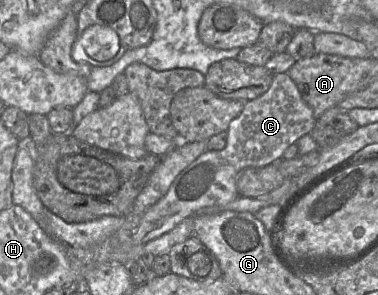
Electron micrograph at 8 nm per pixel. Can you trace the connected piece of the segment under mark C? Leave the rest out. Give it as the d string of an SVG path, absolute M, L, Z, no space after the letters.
M279 73L273 76L273 81L270 86L270 88L261 96L257 97L256 99L253 99L251 101L245 102L244 108L240 115L236 118L234 118L228 127L227 133L228 133L228 140L227 145L224 149L219 151L213 151L213 150L206 150L203 154L201 154L196 160L194 160L190 165L188 165L173 181L170 188L168 189L167 193L159 200L157 201L151 208L149 208L145 214L142 216L142 218L139 221L139 224L136 228L136 230L132 234L132 239L137 244L143 244L147 243L151 240L154 240L161 235L169 232L172 230L176 225L181 223L184 219L188 217L193 217L197 213L205 213L205 212L218 212L218 211L207 211L207 209L214 209L219 206L223 206L233 200L235 200L239 194L236 187L236 176L244 168L247 167L264 167L266 165L269 165L271 163L274 163L276 161L280 161L283 159L283 154L285 150L292 144L295 144L299 138L306 134L310 134L314 127L316 126L316 118L314 115L313 110L311 107L303 100L300 91L297 88L297 85L295 82L288 76L287 73Z

